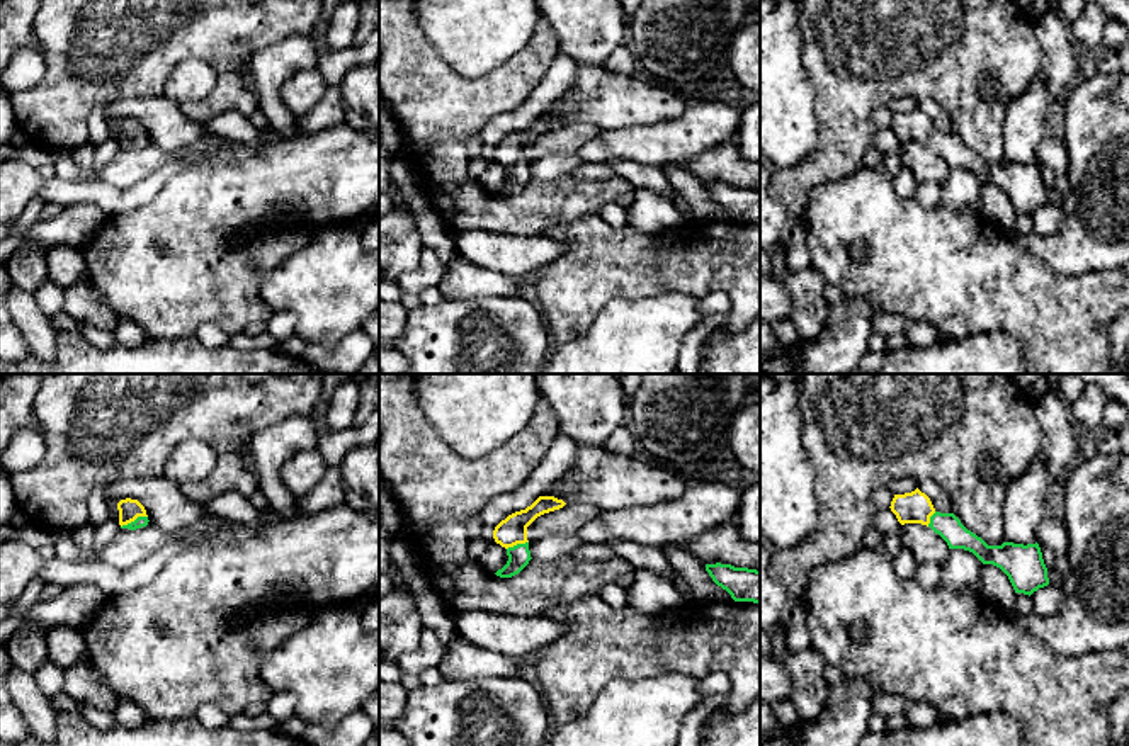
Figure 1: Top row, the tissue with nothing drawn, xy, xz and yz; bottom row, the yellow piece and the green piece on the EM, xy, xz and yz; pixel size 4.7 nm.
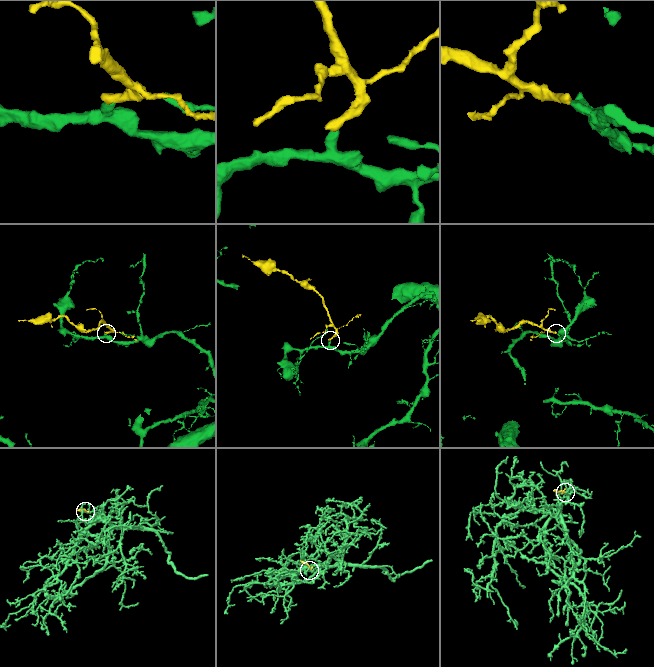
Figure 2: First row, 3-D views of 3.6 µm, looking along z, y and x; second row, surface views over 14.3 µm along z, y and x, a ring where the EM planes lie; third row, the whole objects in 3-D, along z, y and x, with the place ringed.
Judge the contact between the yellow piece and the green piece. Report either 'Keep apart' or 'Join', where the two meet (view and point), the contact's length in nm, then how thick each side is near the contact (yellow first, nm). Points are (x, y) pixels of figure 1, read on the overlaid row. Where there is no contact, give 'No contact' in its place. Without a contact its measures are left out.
Join. Touches yellow at xy (133, 520). Shared border 140 nm. Thickness 100 nm (yellow) against 50 nm

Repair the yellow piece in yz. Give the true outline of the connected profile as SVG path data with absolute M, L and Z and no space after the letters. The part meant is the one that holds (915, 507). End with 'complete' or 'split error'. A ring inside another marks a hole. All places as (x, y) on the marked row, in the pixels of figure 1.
M918 488L911 493L894 495L889 508L901 525L927 525L947 542L949 549L969 551L983 564L1000 568L1008 576L1015 593L1030 596L1049 585L1047 568L1037 542L988 545L981 537L967 530L954 513L937 511L930 498Z | split error

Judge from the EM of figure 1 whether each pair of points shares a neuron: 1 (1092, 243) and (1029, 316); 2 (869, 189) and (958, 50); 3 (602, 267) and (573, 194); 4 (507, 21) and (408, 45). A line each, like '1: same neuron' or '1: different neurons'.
1: different neurons
2: different neurons
3: different neurons
4: different neurons

